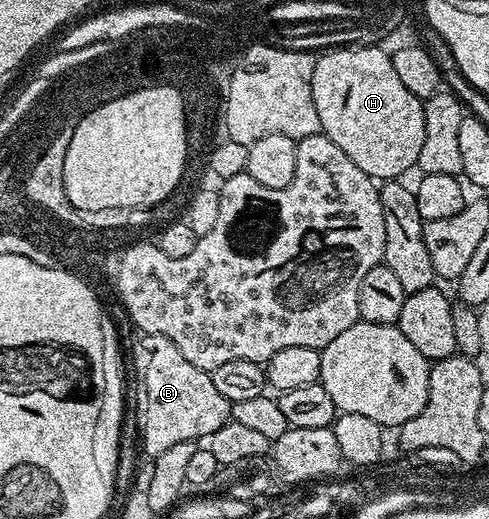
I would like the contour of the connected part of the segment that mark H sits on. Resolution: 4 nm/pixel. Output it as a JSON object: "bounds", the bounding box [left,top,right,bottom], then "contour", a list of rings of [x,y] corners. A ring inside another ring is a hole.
{"bounds":[312,46,426,182],"contour":[[[380,46],[344,47],[348,48],[336,48],[333,52],[326,53],[325,56],[322,56],[322,54],[316,56],[316,65],[312,75],[312,93],[314,94],[314,110],[318,110],[318,118],[320,119],[320,132],[330,137],[334,142],[334,146],[340,147],[354,161],[354,166],[358,166],[358,170],[362,170],[373,180],[383,182],[403,177],[403,172],[408,172],[411,168],[415,169],[417,167],[418,154],[422,154],[422,142],[426,134],[423,103],[417,96],[410,94],[410,90],[406,90],[406,86],[402,86],[402,82],[398,79],[398,74],[392,65],[391,55],[387,51],[384,53]]]}

